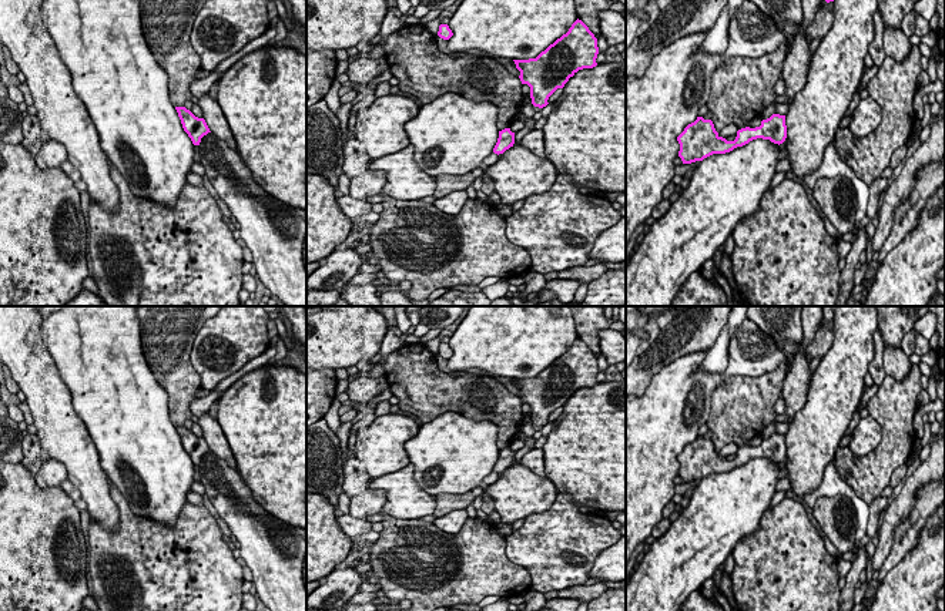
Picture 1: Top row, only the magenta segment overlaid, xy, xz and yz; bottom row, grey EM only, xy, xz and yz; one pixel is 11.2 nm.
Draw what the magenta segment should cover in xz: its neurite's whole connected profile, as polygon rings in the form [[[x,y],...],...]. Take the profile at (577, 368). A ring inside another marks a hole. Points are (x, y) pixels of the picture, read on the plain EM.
[[[576,339],[569,350],[550,363],[536,377],[513,379],[520,390],[522,403],[530,406],[535,426],[543,427],[549,416],[579,389],[597,385],[597,357],[582,340]]]

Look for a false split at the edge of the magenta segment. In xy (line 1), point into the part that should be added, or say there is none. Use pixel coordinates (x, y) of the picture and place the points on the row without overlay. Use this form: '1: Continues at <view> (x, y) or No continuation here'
1: No continuation here

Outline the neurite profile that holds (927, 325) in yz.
[[[926,312],[914,323],[914,329],[929,340],[936,330],[936,315]]]

